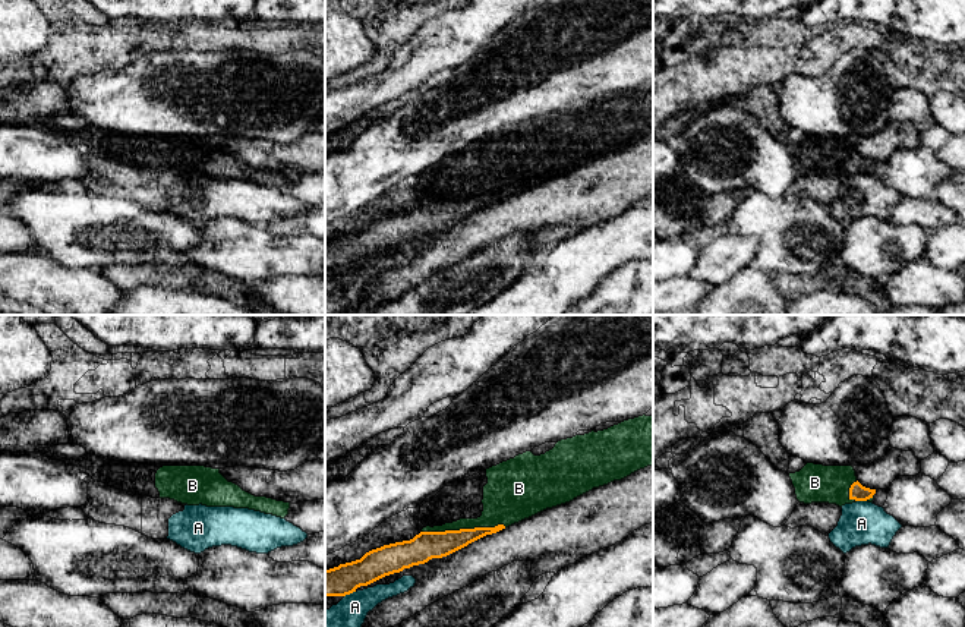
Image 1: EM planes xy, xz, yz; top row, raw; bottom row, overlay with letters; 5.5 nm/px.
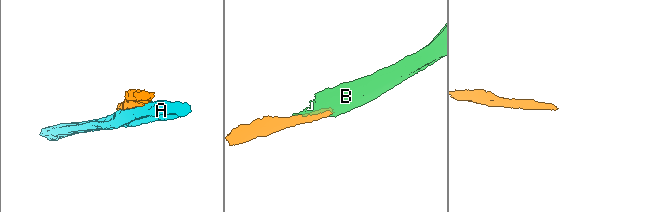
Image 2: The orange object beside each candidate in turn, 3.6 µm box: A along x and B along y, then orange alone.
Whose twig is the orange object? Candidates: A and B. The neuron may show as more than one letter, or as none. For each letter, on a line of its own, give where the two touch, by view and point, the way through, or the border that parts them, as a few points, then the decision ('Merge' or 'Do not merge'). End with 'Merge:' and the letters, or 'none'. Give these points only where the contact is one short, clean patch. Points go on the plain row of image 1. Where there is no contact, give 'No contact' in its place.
A: Touches orange at xz (349, 265). Do not merge
B: Touches orange at xz (463, 201). Merge
Merge: B

